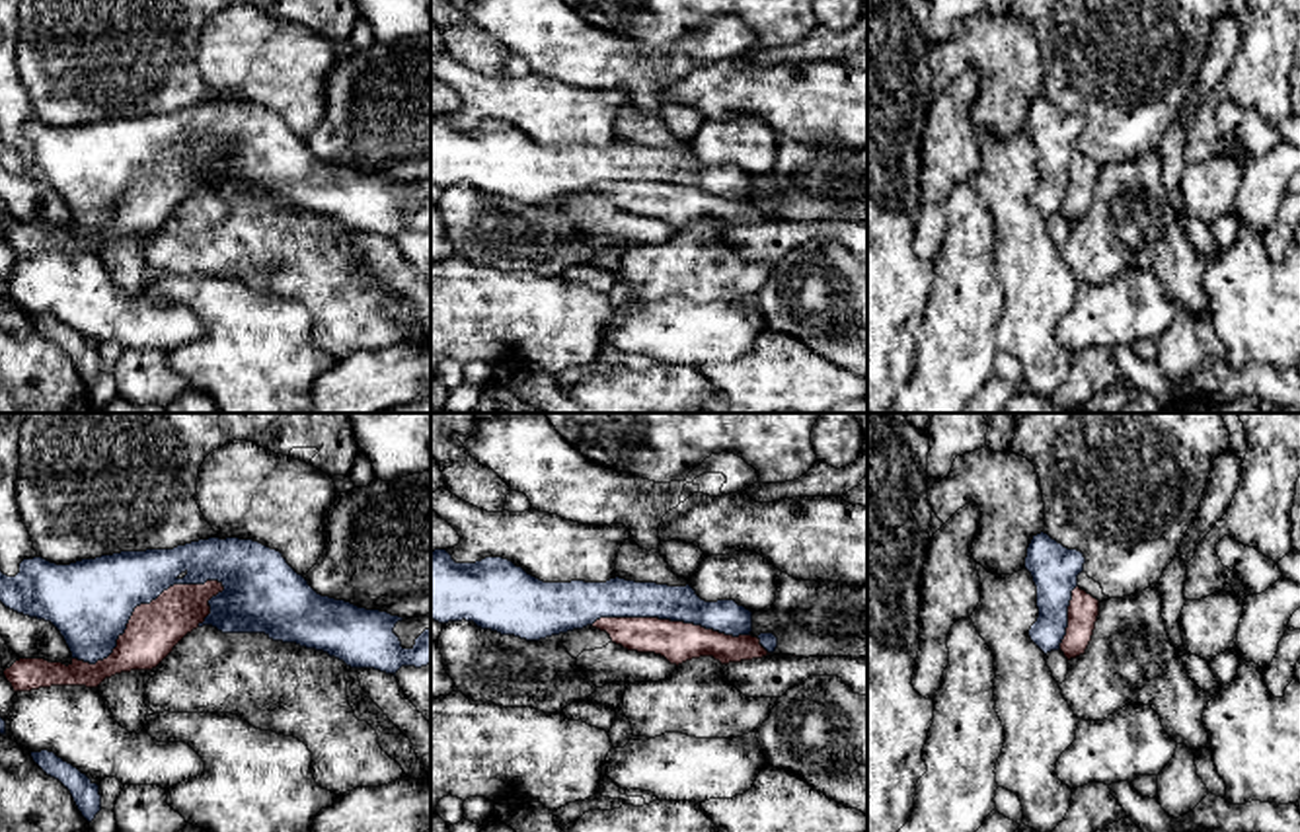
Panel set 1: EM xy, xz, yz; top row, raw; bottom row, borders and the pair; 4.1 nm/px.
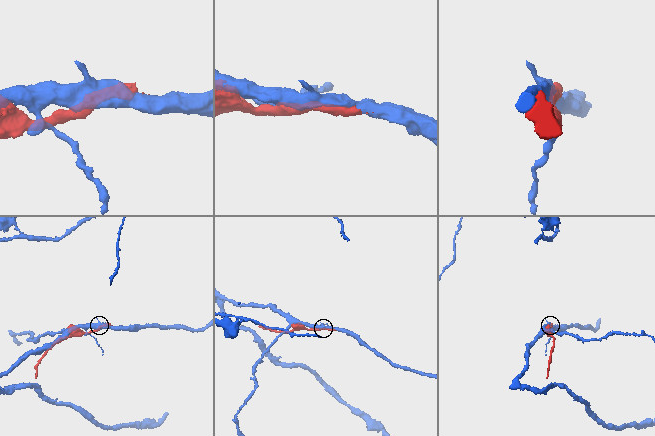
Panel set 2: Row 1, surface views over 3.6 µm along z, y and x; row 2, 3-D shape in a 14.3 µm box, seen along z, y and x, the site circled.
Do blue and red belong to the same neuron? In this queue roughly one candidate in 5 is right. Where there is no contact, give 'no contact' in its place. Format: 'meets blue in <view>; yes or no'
meets blue in xy; no

